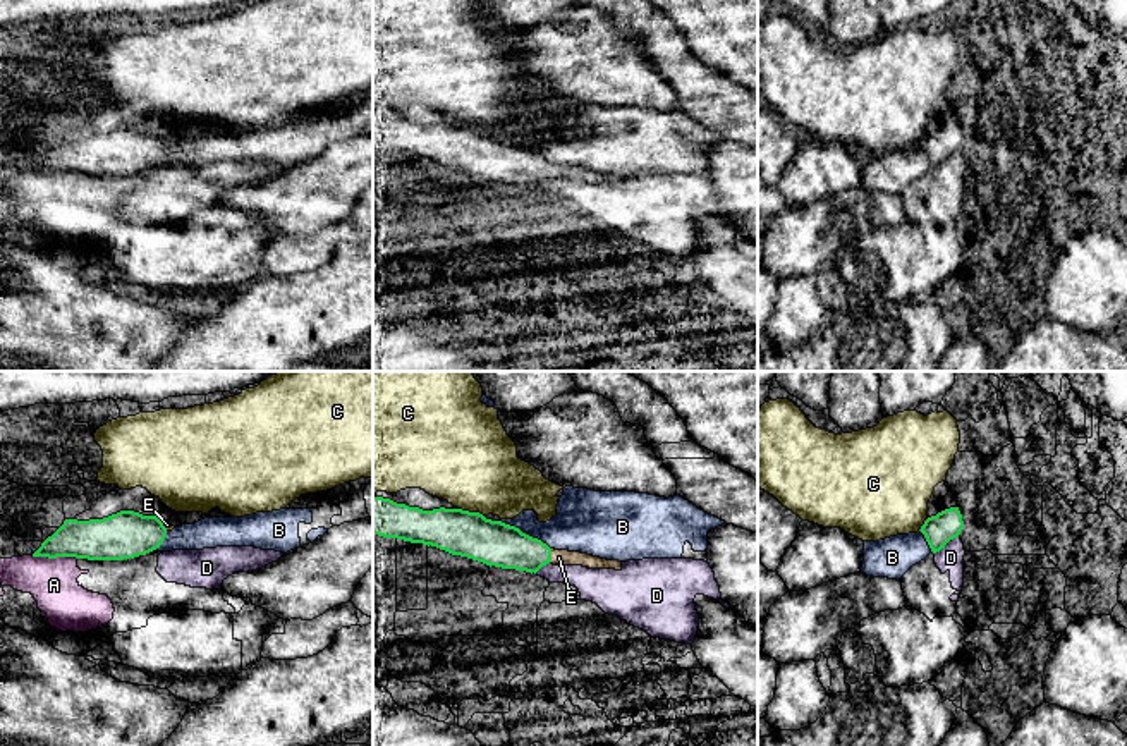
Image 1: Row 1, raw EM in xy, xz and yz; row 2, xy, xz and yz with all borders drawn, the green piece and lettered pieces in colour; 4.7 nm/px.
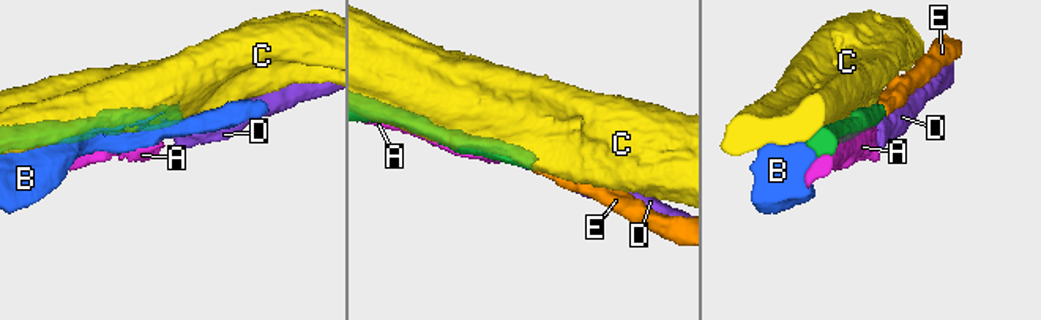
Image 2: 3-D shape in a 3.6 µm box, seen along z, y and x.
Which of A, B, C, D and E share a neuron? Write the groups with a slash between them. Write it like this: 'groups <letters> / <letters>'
groups A D / B / C / E

